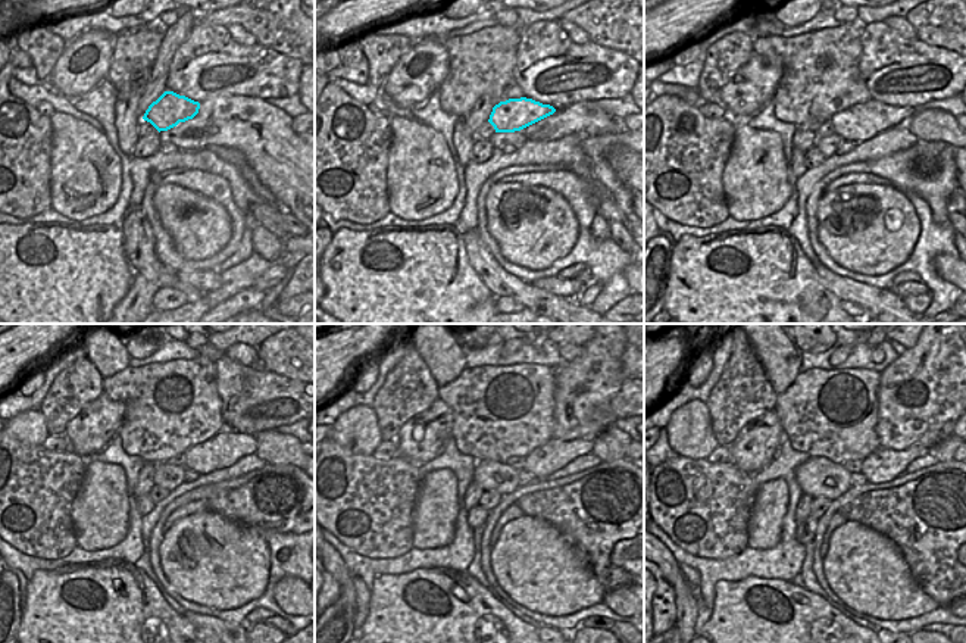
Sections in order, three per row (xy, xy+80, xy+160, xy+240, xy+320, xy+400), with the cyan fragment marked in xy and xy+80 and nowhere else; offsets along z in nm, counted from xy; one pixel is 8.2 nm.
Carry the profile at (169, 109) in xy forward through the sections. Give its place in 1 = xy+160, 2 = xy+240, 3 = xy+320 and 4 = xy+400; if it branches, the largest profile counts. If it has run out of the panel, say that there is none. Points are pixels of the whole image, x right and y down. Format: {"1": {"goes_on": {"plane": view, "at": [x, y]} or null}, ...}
{"1": {"goes_on": {"plane": "xy+160", "at": [863, 121]}}, "2": {"goes_on": {"plane": "xy+240", "at": [222, 450]}}, "3": {"goes_on": {"plane": "xy+320", "at": [544, 461]}}, "4": {"goes_on": {"plane": "xy+400", "at": [882, 465]}}}

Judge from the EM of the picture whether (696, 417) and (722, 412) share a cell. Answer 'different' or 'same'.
different

